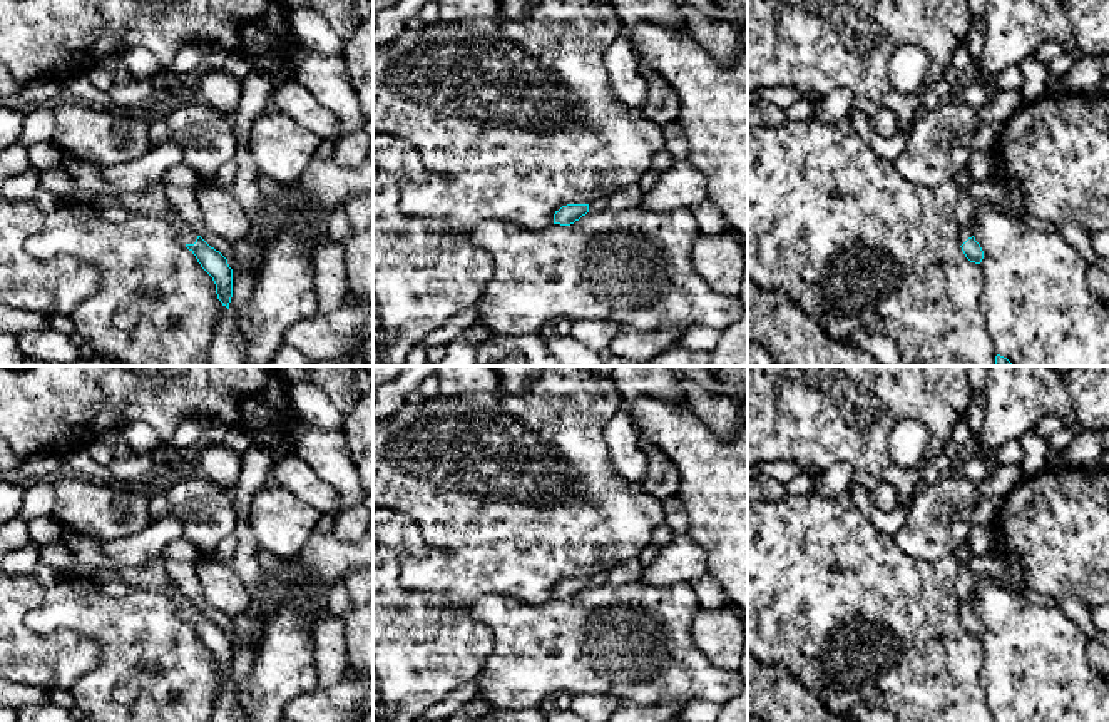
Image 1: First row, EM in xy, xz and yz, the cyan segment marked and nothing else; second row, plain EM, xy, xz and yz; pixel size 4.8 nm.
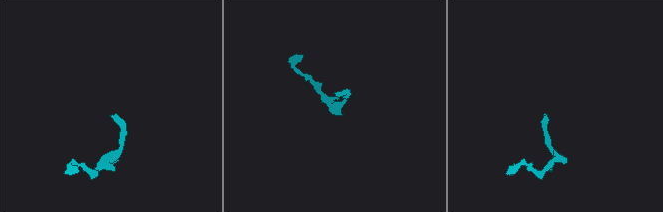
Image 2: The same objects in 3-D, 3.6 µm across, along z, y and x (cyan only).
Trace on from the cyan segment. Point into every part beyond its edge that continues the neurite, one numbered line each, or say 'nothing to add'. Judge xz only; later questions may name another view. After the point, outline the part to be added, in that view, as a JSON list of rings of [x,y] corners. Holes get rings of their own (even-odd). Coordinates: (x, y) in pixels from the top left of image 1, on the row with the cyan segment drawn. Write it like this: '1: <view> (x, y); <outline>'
nothing to add

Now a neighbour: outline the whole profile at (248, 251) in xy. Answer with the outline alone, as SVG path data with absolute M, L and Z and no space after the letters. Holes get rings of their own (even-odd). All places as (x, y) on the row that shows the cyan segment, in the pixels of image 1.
M246 237L233 244L233 251L244 261L261 262L264 259L264 249L254 242L249 242Z

